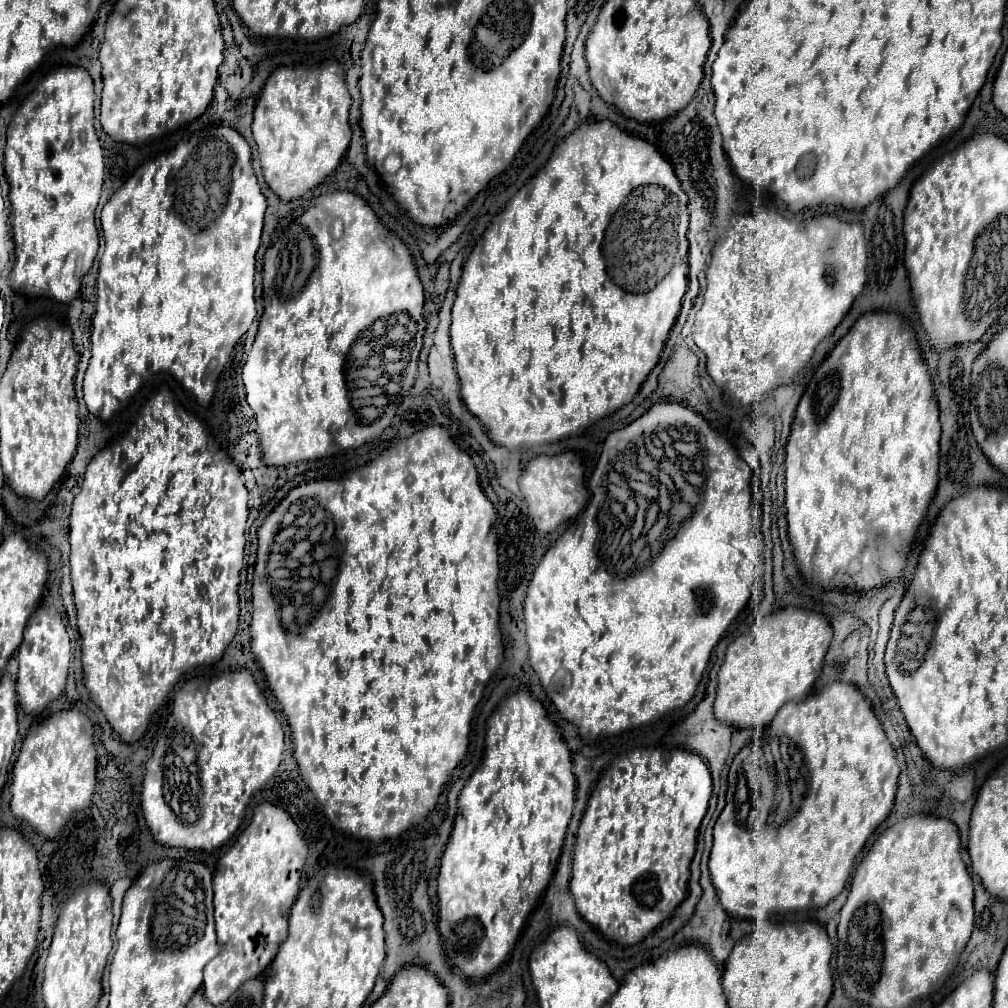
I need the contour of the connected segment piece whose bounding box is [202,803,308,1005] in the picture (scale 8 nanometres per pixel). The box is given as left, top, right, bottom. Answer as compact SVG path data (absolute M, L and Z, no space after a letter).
M260 803L254 809L254 817L248 827L236 837L234 845L222 855L214 871L214 919L216 919L216 935L222 945L222 951L204 967L204 997L220 1005L224 1003L244 981L250 977L258 977L272 963L278 953L278 945L288 935L288 917L290 907L294 905L300 891L302 867L306 863L308 845L300 837L296 823L290 815L272 803Z

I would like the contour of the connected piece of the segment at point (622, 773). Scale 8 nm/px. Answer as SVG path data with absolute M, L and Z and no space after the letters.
M634 749L622 757L618 757L602 775L602 779L598 781L596 789L590 795L588 807L584 811L580 829L578 829L578 837L576 837L576 849L574 849L574 861L572 861L572 879L570 879L570 893L574 895L576 901L576 909L578 913L590 923L594 925L600 933L604 933L606 937L610 937L614 943L618 945L636 945L640 943L648 933L652 933L656 927L660 927L666 919L672 917L674 909L684 901L686 891L688 891L688 879L690 879L690 861L694 857L696 851L696 835L698 835L698 827L702 817L708 811L708 799L712 795L712 777L710 777L710 769L708 765L702 761L702 757L698 757L696 753L684 751L684 749Z

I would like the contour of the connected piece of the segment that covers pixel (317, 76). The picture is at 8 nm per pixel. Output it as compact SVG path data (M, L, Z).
M337 61L320 66L281 66L270 75L256 103L252 133L258 143L260 165L268 187L282 201L302 197L334 173L352 139L344 66Z

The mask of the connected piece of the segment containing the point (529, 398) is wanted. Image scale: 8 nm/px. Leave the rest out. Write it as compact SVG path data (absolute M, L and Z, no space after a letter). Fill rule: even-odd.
M594 121L594 123L580 125L572 135L568 135L554 149L548 165L542 171L538 171L510 199L510 203L502 209L502 213L498 213L492 219L490 227L486 229L482 239L476 243L472 255L468 255L468 259L464 263L462 279L456 289L456 301L452 307L450 339L452 339L452 353L454 353L454 361L456 361L456 371L460 377L462 401L468 407L468 411L482 421L482 425L486 427L486 431L494 443L508 447L508 449L556 443L564 437L574 437L574 435L584 433L592 423L612 415L622 405L626 405L634 399L640 385L646 381L650 371L656 367L660 353L664 349L666 337L668 337L668 333L680 313L682 297L684 297L686 285L688 285L686 231L688 231L688 197L686 197L678 177L674 175L674 169L670 169L670 163L648 141L620 131L612 121Z

